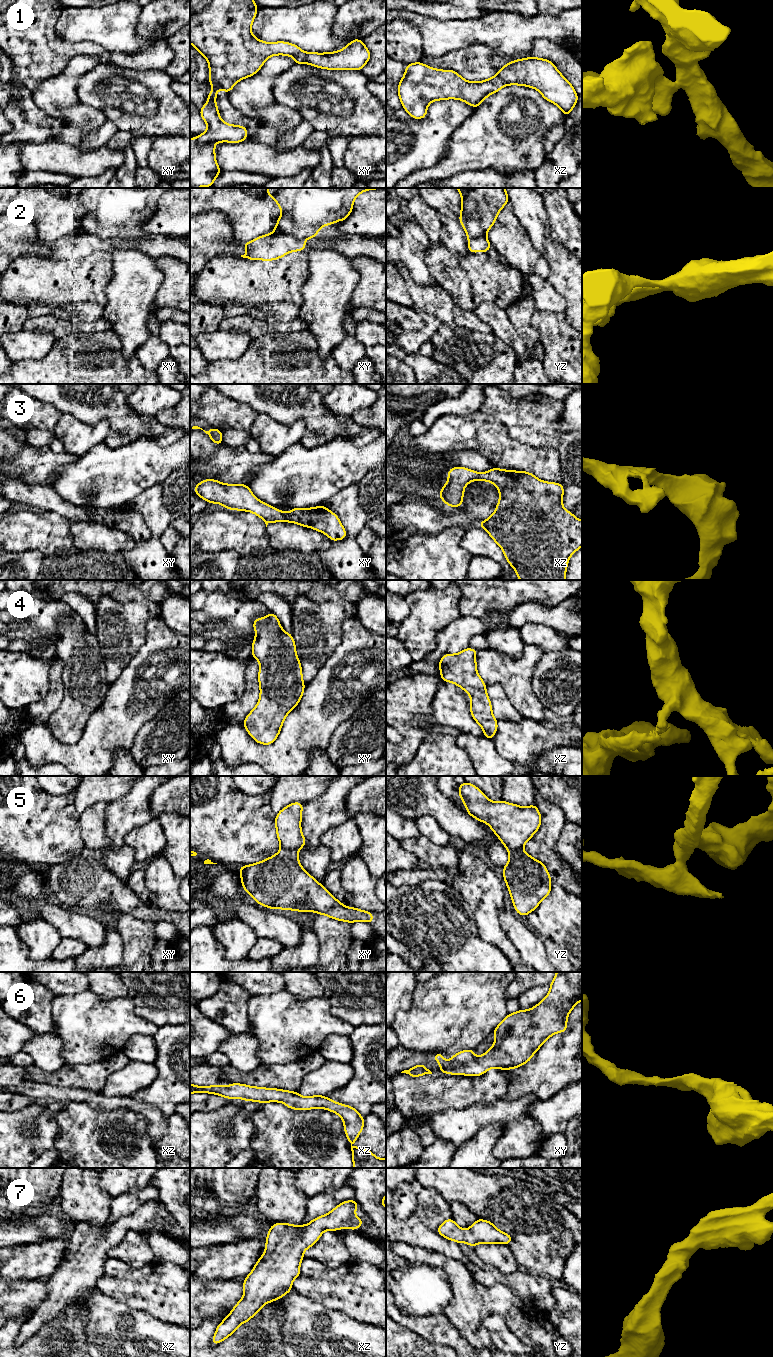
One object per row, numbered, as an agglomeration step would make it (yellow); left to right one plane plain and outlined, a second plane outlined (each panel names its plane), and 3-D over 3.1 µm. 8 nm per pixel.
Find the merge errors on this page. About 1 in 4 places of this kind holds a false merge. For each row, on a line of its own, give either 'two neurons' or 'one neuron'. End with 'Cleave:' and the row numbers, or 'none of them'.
1: two neurons
2: two neurons
3: one neuron
4: one neuron
5: two neurons
6: one neuron
7: one neuron
Cleave: 1, 2, 5

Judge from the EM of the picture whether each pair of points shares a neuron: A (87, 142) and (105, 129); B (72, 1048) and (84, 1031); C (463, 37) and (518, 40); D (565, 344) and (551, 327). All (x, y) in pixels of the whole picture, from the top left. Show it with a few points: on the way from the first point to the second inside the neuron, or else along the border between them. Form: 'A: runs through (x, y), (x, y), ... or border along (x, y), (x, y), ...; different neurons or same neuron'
A: runs through (91, 139), (96, 138), (101, 133); same neuron
B: runs through (76, 1044), (84, 1035); same neuron
C: runs through (477, 35), (504, 35); same neuron
D: runs through (561, 340), (554, 331); same neuron

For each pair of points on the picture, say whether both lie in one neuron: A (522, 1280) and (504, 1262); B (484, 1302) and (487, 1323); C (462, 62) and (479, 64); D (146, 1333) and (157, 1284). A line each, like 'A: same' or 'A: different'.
A: different
B: different
C: same
D: different

